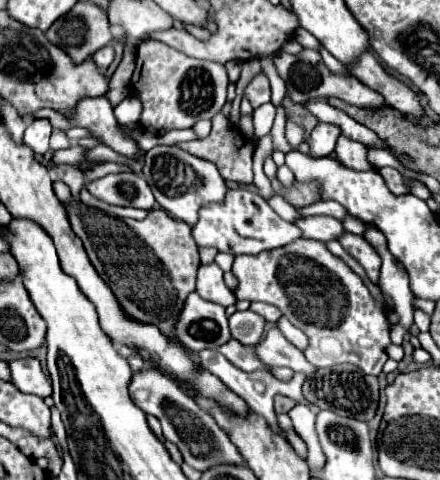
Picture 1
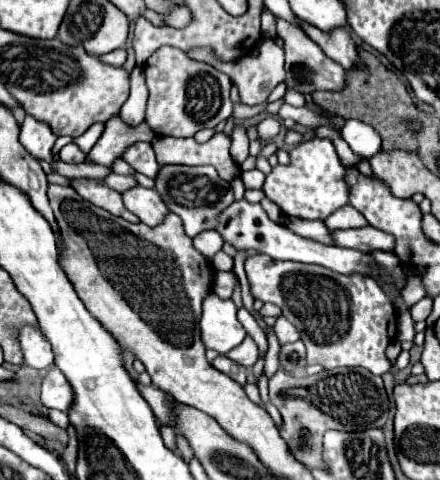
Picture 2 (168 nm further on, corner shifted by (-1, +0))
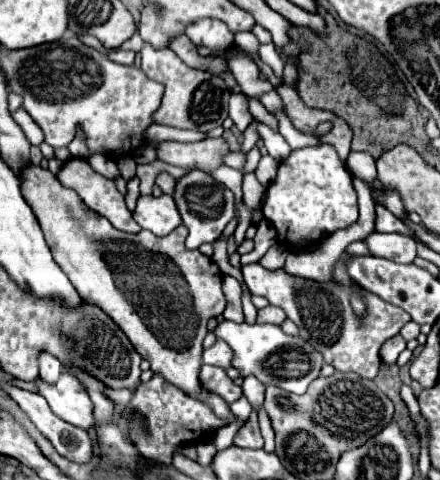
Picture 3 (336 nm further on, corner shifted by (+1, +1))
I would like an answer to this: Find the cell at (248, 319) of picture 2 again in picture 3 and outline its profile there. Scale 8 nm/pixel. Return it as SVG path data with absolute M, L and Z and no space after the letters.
M249 376L243 380L243 394L249 400L249 404L253 406L253 410L259 412L263 400L265 400L265 386L257 378Z

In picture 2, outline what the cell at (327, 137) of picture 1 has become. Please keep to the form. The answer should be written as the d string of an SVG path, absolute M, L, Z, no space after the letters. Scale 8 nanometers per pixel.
M313 137L291 149L291 163L277 165L265 179L263 191L275 201L285 215L301 219L327 219L333 211L349 203L347 183L343 181L345 167L339 161L335 145L329 139Z

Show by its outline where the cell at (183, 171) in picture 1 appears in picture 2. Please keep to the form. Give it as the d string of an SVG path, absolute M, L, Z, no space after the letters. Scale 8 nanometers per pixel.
M161 165L155 177L155 191L161 195L167 209L181 217L185 233L189 237L195 237L205 229L215 229L215 215L235 201L233 187L223 181L211 165Z

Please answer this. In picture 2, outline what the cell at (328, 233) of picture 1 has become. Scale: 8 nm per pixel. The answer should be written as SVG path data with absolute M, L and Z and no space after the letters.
M361 227L361 229L335 229L329 233L333 243L339 247L351 247L357 251L373 251L373 249L383 249L383 251L393 251L393 239L391 235L385 235L383 231L375 227Z

